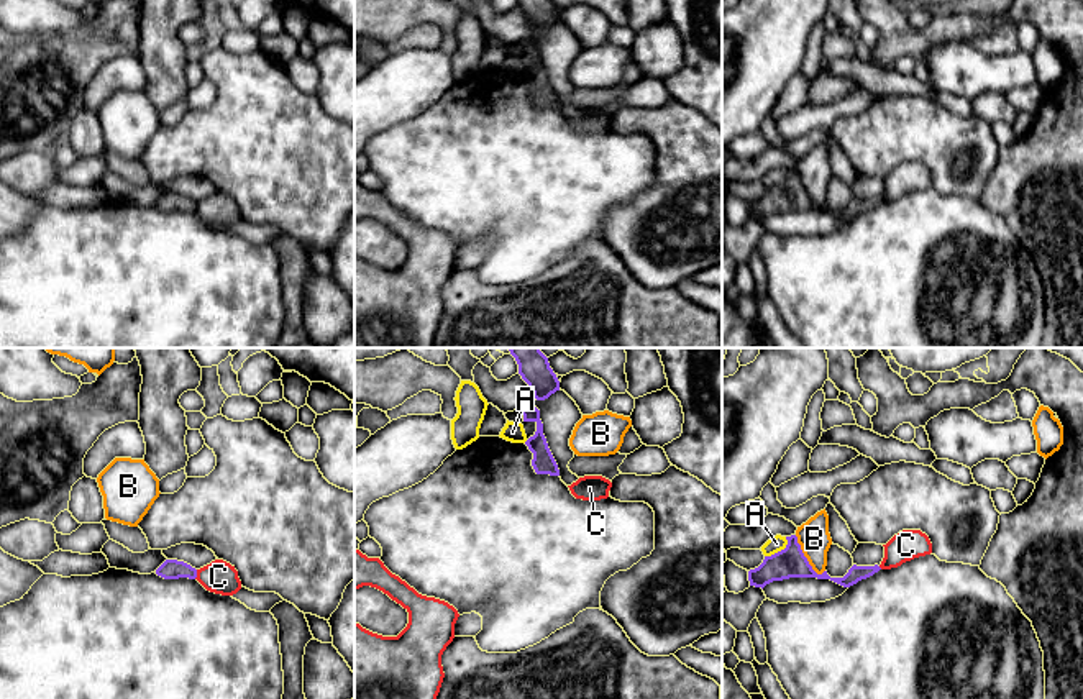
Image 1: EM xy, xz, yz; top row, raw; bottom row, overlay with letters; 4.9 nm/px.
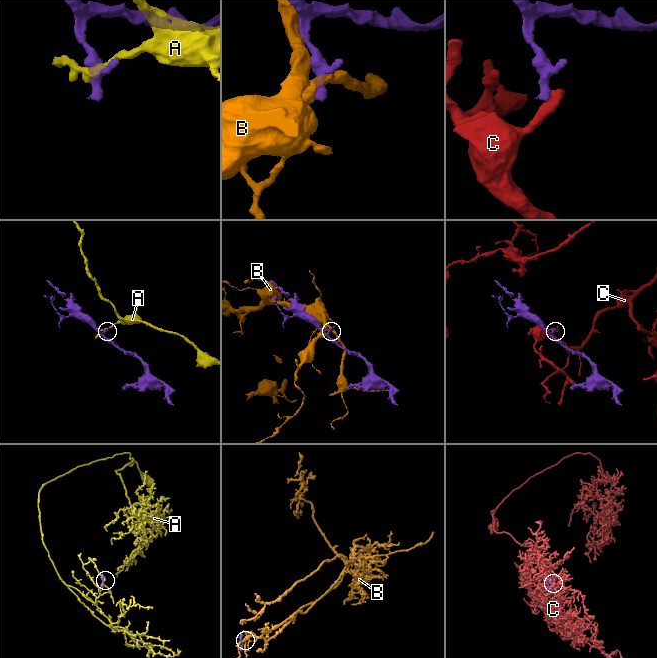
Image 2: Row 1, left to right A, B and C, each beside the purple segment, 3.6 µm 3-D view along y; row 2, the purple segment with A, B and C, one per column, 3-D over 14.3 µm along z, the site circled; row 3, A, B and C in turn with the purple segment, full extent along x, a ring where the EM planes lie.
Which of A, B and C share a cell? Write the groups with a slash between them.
A / B / C

